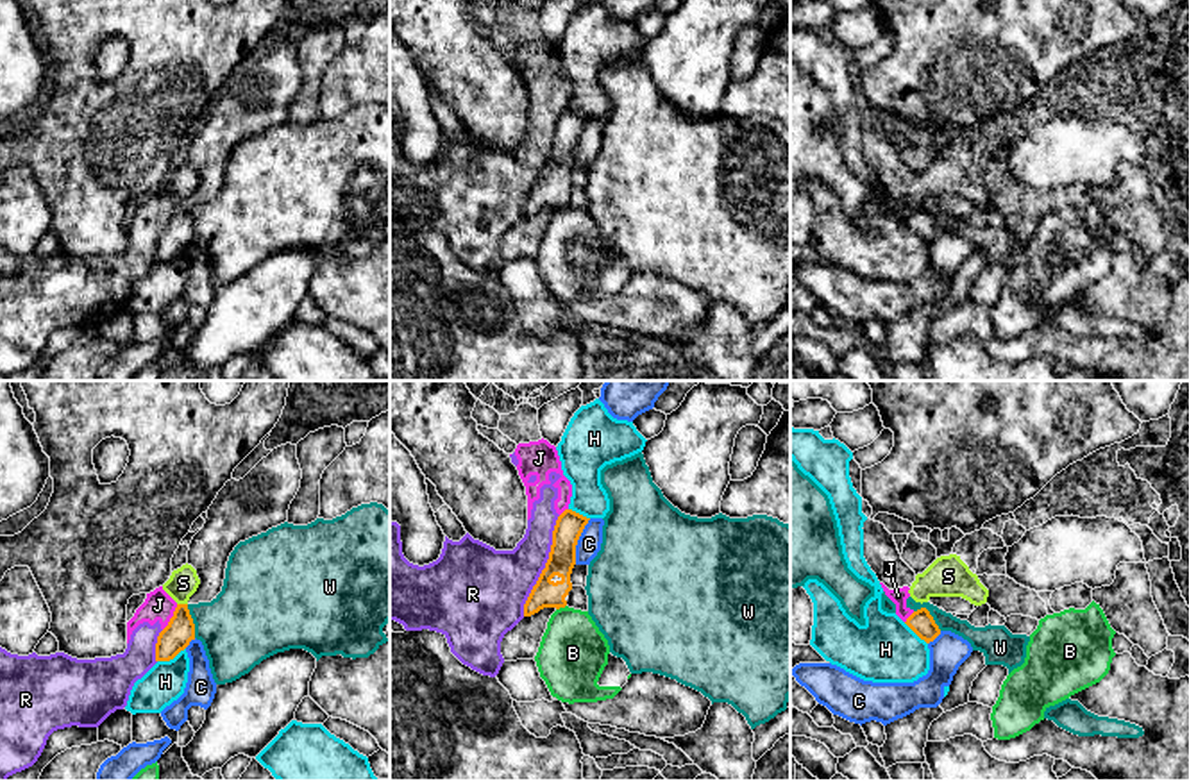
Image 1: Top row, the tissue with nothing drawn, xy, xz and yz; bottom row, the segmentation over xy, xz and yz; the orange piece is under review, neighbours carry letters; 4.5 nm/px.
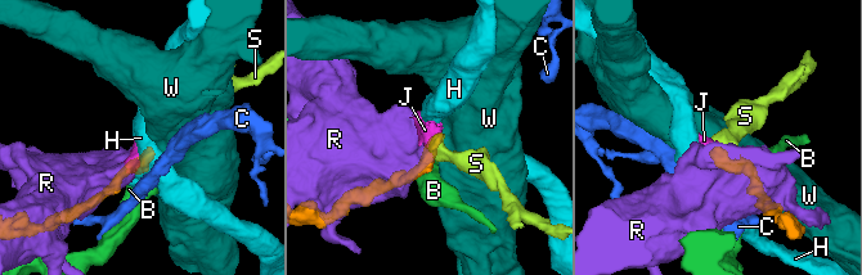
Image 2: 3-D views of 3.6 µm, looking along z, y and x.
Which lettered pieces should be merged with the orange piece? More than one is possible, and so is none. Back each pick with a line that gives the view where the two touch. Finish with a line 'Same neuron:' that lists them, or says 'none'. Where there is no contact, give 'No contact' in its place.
Same neuron: none

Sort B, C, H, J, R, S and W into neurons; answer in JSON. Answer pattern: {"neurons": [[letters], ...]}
{"neurons": [["B"], ["C"], ["H"], ["J", "R", "S"], ["W"]]}

